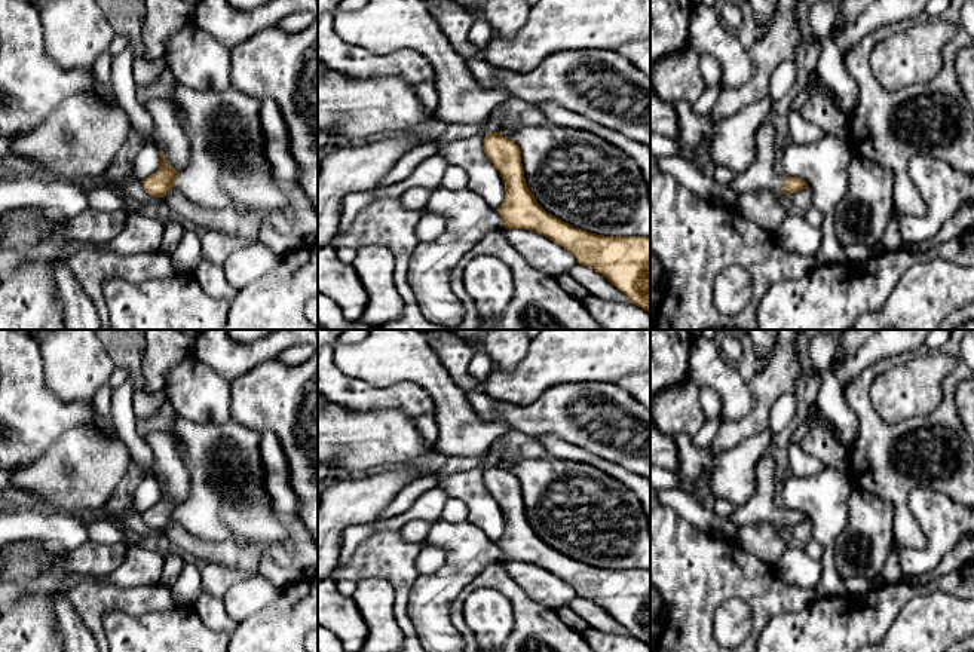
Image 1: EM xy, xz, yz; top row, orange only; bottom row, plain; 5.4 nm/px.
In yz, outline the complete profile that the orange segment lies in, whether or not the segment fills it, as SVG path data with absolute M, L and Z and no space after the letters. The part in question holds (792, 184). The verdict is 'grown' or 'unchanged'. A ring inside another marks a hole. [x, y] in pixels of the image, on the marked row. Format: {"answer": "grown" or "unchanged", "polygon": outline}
{"answer": "grown", "polygon": "M763 122L754 135L754 159L728 184L738 196L754 192L772 192L777 196L791 195L808 189L803 178L778 175L774 169L775 160L775 129Z"}

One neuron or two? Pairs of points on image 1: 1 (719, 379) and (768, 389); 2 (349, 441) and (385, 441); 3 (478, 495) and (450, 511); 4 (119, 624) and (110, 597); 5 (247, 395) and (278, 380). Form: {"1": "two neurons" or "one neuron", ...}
{"1": "two neurons", "2": "one neuron", "3": "two neurons", "4": "two neurons", "5": "one neuron"}

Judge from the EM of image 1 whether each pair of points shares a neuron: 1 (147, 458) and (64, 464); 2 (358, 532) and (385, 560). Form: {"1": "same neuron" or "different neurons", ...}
{"1": "different neurons", "2": "different neurons"}

